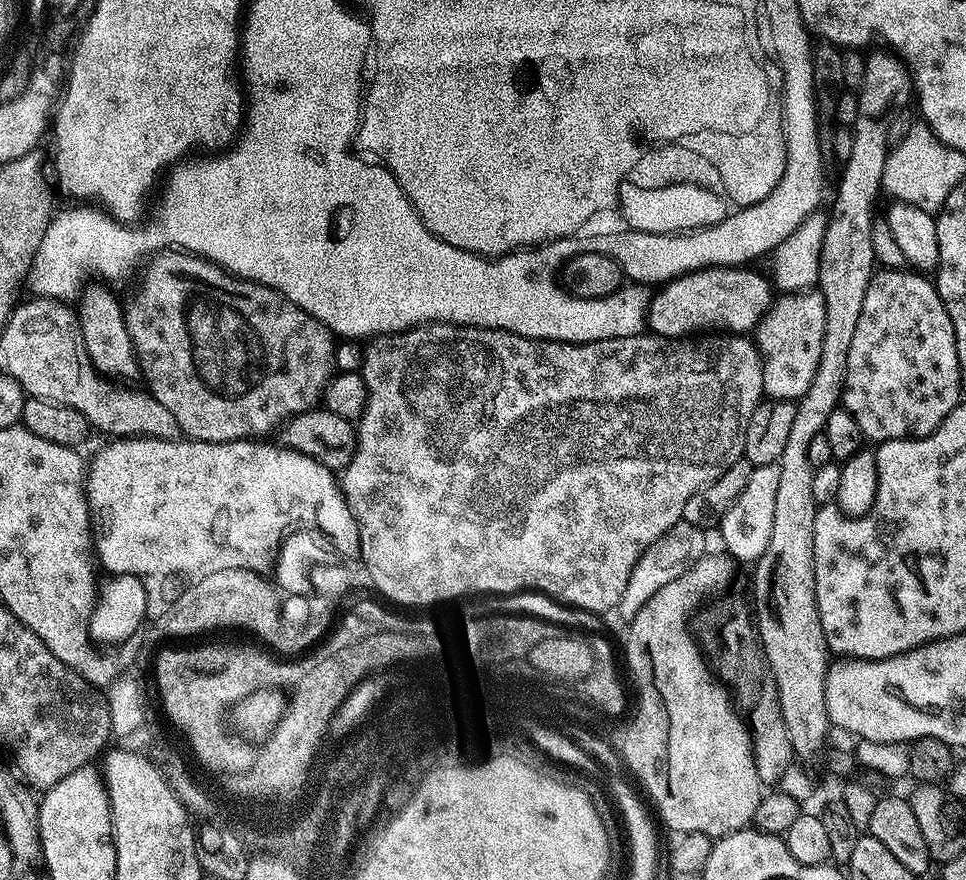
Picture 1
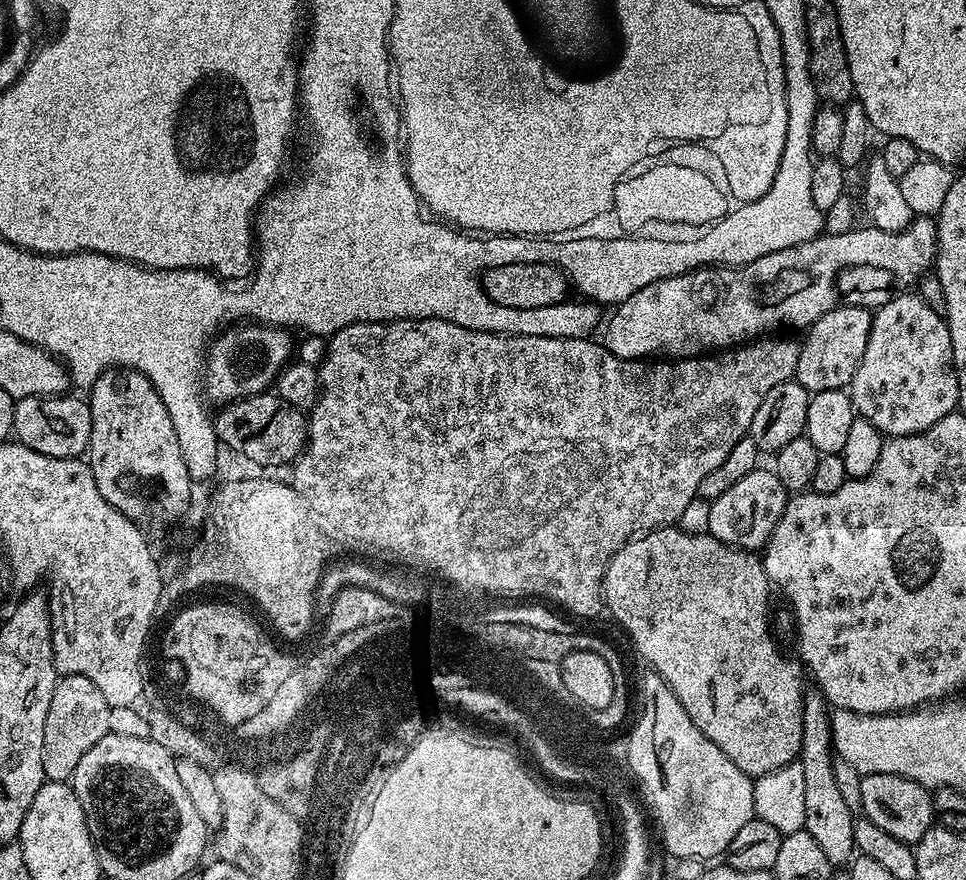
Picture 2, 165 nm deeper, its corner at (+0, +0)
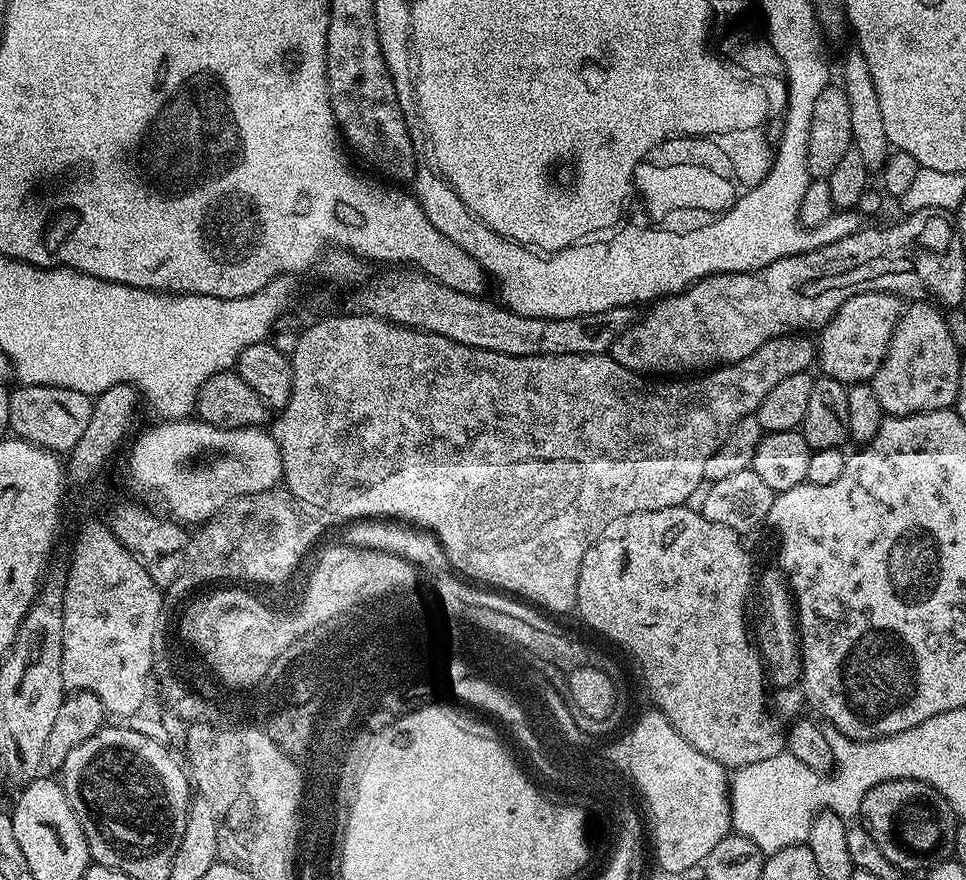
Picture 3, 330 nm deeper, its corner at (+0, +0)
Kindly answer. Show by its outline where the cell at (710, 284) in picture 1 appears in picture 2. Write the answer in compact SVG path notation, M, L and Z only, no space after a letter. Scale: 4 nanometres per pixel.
M916 216L912 223L905 226L900 232L887 232L878 230L871 226L856 226L851 231L833 236L821 234L812 240L802 240L798 246L789 248L779 248L774 250L774 254L766 254L749 264L739 266L705 266L695 268L693 272L687 272L681 276L671 276L662 278L658 282L650 282L650 286L642 286L638 294L630 294L623 302L615 305L611 309L612 317L607 317L603 325L602 343L605 348L609 348L618 358L623 360L642 360L645 358L687 358L689 356L702 356L715 353L717 350L727 350L754 340L767 337L769 334L776 334L779 328L801 328L807 330L811 328L822 314L830 314L830 310L840 307L842 304L857 304L859 308L875 310L880 305L890 302L895 296L907 293L933 267L936 259L936 221L931 216Z

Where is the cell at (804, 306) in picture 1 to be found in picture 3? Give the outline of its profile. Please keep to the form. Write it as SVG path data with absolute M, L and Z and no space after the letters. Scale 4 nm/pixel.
M867 292L850 298L818 332L818 368L845 386L863 384L882 366L890 338L902 315L901 297L888 292Z

